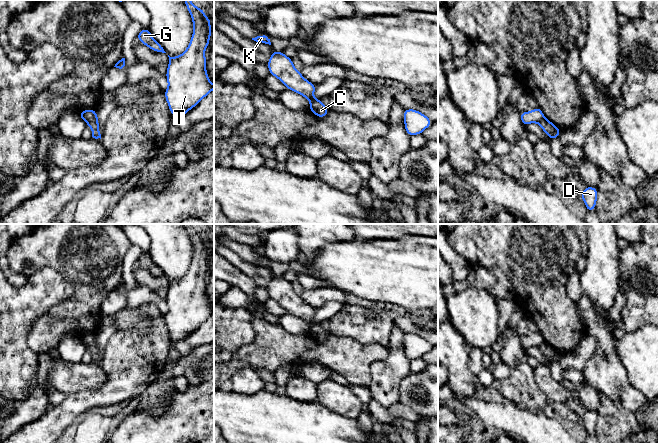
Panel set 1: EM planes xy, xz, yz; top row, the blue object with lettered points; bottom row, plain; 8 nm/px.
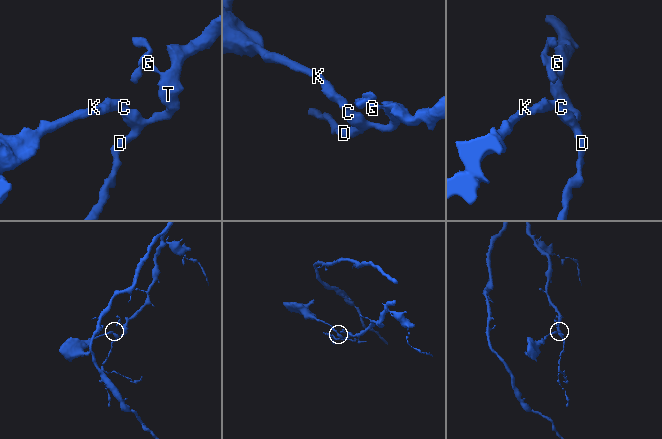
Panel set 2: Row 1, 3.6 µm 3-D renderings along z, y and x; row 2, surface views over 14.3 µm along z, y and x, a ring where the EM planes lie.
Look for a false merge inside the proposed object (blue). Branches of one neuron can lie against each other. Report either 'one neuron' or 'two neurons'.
two neurons

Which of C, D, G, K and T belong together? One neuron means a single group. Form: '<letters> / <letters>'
C D G T / K

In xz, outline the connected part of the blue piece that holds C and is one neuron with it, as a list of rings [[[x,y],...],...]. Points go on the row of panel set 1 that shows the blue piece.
[[[320,99],[311,102],[309,110],[319,118],[324,118],[329,112],[329,108],[327,108]]]

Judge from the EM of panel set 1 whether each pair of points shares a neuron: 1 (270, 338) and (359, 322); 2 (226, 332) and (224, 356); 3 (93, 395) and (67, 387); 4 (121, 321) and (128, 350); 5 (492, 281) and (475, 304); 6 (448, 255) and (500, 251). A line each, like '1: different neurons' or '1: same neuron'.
1: different neurons
2: same neuron
3: different neurons
4: different neurons
5: different neurons
6: different neurons

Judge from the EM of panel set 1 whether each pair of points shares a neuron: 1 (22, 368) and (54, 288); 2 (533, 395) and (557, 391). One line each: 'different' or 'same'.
1: same
2: different

